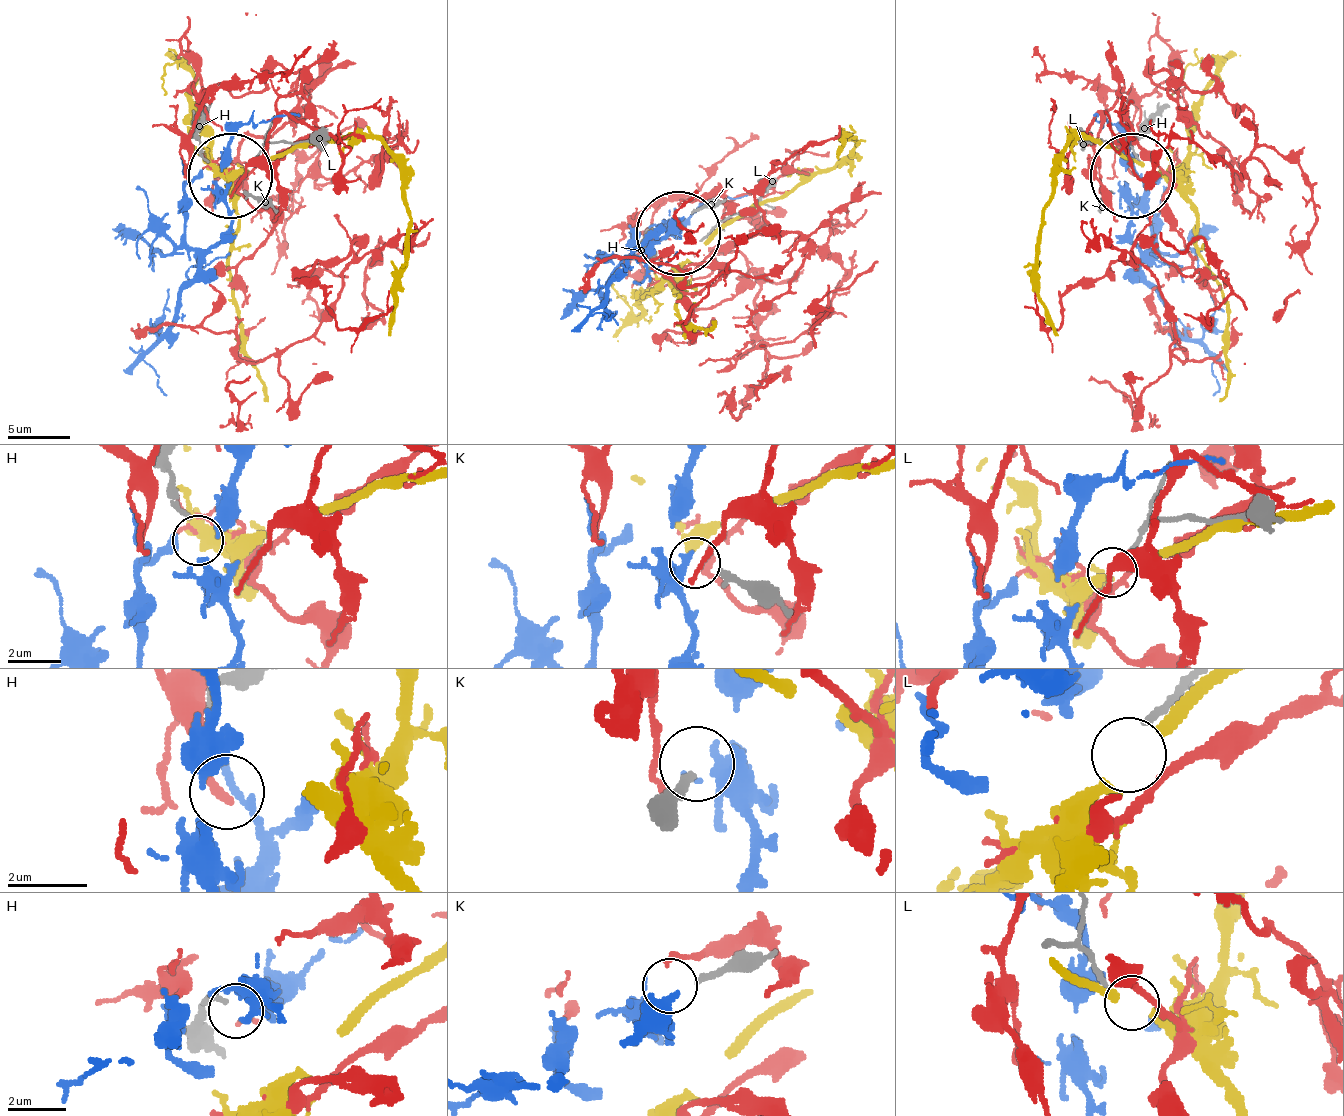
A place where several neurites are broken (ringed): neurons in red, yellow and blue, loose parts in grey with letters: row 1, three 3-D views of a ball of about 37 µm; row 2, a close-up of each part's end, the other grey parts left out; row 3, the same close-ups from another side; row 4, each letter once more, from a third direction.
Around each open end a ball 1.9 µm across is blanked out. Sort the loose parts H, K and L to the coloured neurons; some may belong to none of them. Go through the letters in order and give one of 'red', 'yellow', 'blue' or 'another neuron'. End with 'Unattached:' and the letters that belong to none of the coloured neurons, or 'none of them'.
H: another neuron
K: another neuron
L: another neuron
Unattached: H, K, L

